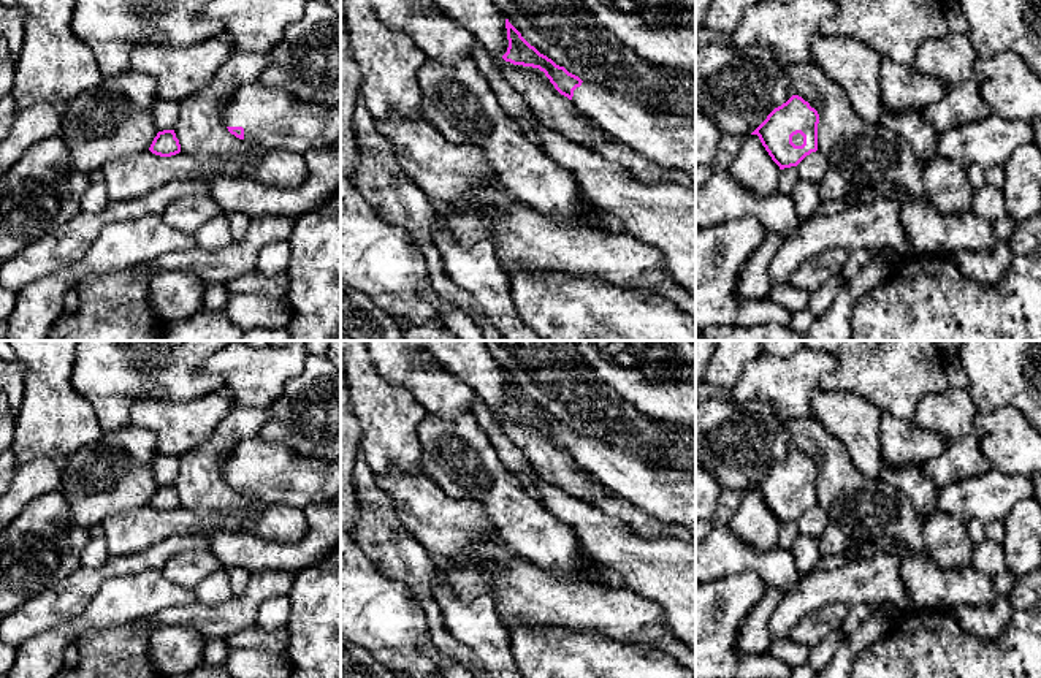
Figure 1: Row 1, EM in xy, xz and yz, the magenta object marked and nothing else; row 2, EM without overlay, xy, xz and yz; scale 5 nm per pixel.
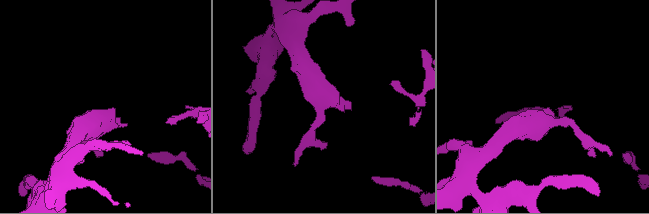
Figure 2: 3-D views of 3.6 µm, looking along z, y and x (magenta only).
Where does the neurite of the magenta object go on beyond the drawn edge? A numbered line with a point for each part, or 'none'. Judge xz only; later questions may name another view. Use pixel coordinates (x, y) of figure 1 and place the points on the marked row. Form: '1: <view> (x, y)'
1: xz (667, 140)

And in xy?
1: xy (273, 118)

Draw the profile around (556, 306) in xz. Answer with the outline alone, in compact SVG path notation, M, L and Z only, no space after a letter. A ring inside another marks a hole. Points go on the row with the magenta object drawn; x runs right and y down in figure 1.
M507 269L518 314L543 341L696 341L696 320L669 303L648 301L594 277Z

